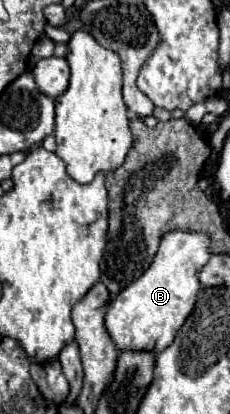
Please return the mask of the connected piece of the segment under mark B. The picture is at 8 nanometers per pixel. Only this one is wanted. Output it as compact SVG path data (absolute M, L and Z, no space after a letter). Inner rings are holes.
M168 232L160 242L154 264L136 282L126 286L114 298L114 302L108 306L104 324L106 324L106 330L108 330L114 346L120 352L146 350L146 352L158 354L158 352L166 350L172 344L178 328L184 324L186 316L194 310L194 300L198 298L198 292L202 288L202 284L196 280L196 272L210 260L210 256L212 256L210 254L210 238L206 234L202 234L202 232Z

